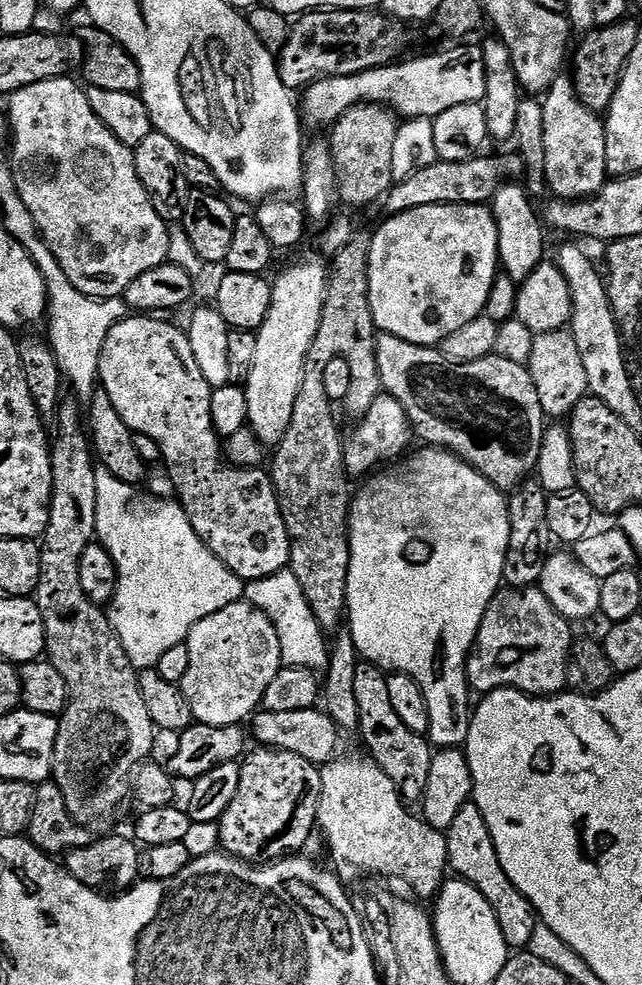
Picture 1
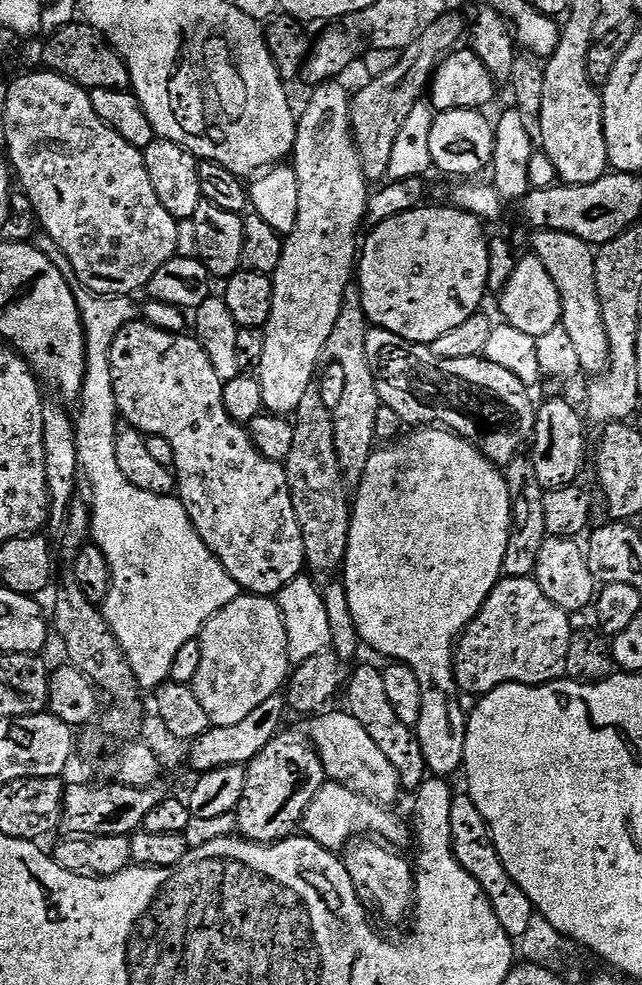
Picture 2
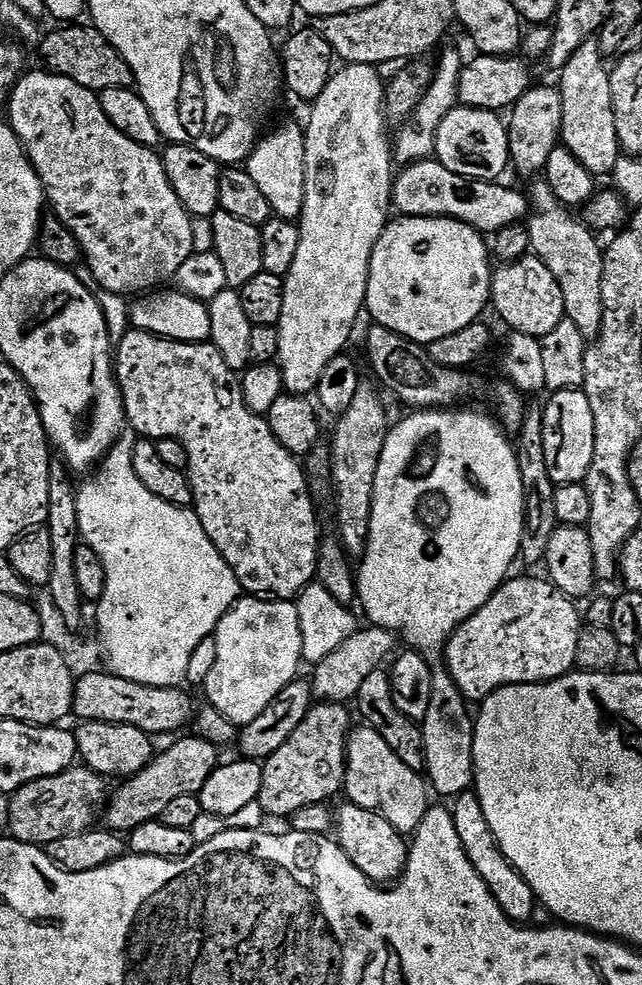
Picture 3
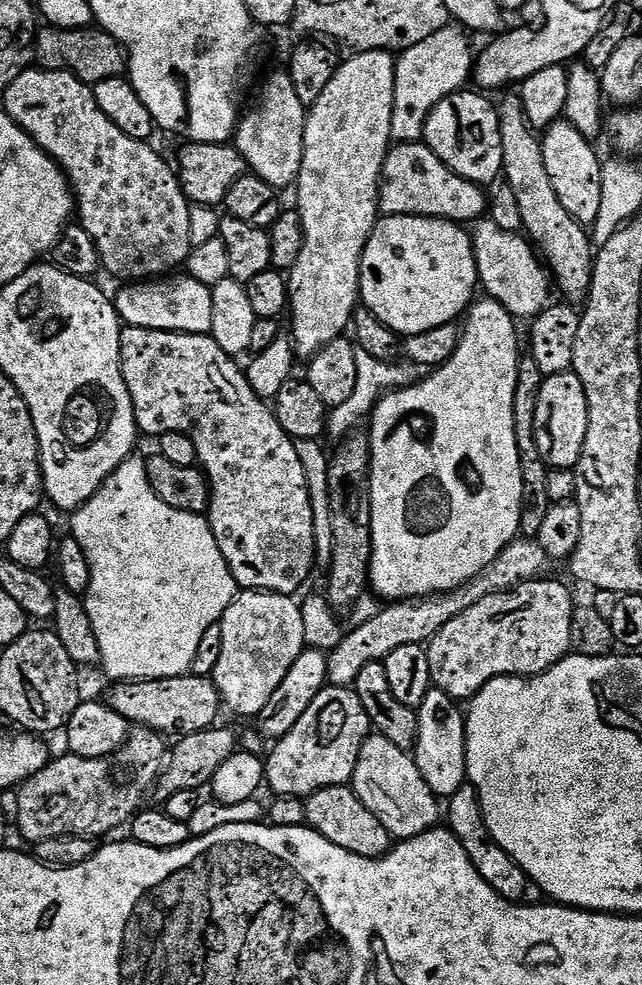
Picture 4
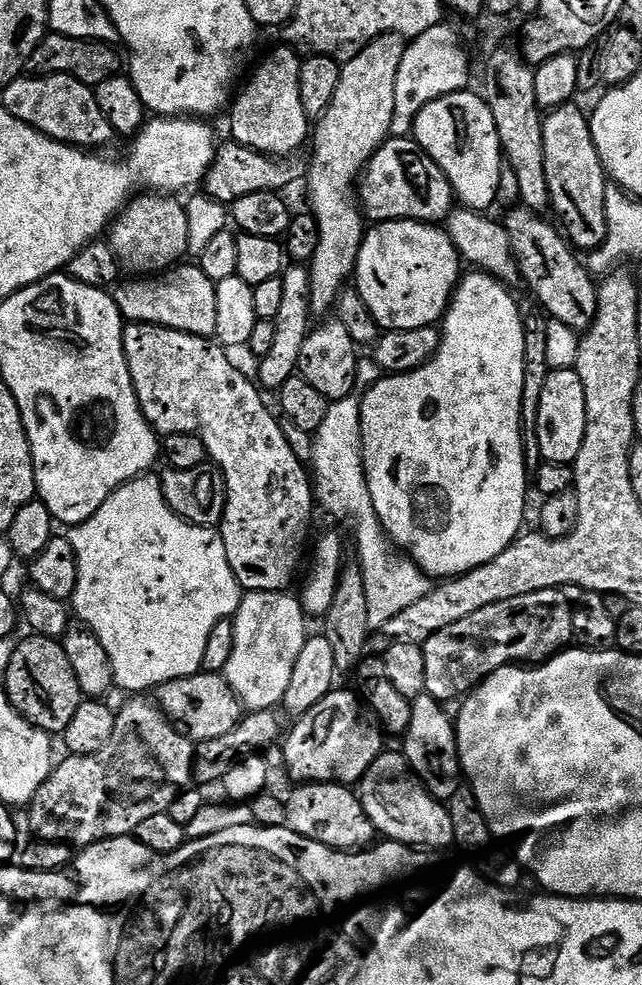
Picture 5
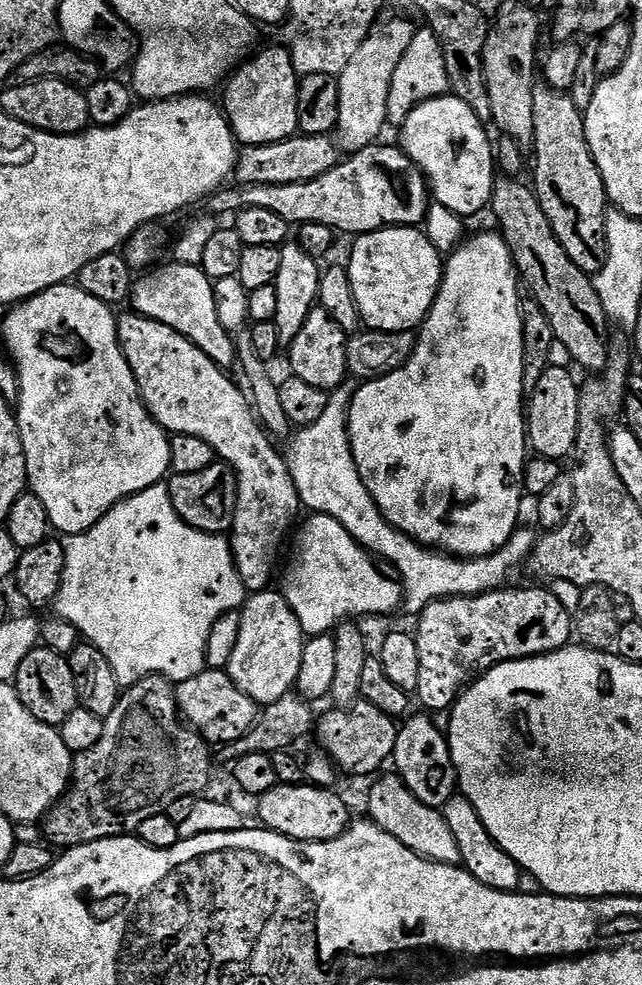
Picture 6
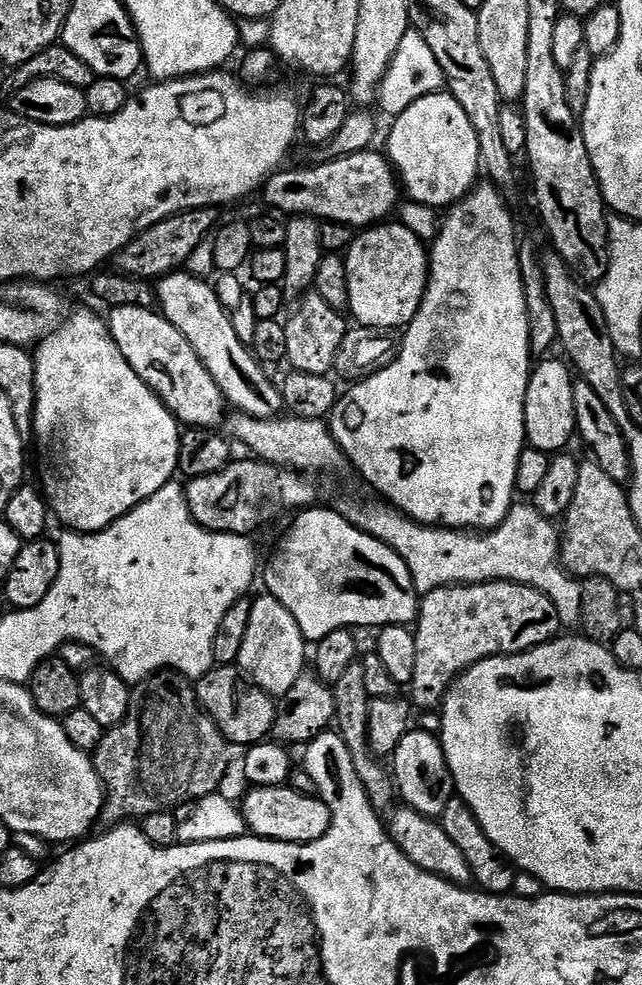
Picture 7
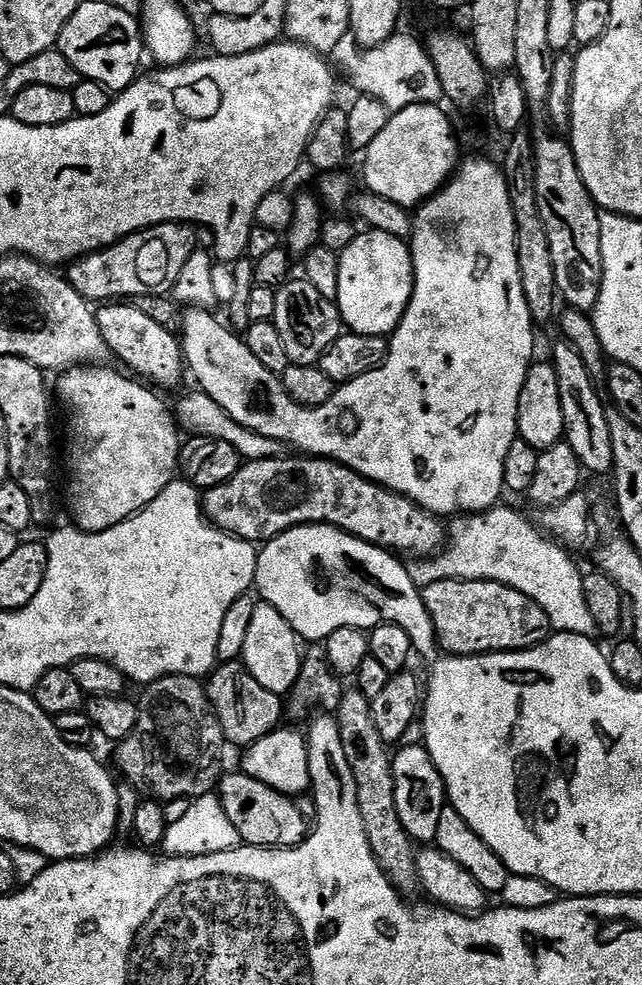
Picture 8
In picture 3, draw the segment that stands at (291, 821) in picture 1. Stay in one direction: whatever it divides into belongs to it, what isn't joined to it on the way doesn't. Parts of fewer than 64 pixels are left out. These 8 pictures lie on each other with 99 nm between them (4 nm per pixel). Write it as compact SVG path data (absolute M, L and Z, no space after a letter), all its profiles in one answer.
M316 702L311 705L308 709L309 712L305 711L303 715L299 717L299 723L296 728L290 734L288 738L282 743L282 746L278 747L278 750L274 750L274 754L272 756L267 757L263 761L262 764L262 782L260 786L260 798L258 801L259 807L264 807L266 811L269 812L272 816L284 816L284 818L291 817L292 813L297 812L298 810L302 810L308 804L324 804L328 802L328 799L331 798L332 795L337 791L338 793L341 791L343 782L344 782L344 754L346 751L346 739L348 737L348 733L350 731L350 723L348 724L348 712L343 703L340 702Z

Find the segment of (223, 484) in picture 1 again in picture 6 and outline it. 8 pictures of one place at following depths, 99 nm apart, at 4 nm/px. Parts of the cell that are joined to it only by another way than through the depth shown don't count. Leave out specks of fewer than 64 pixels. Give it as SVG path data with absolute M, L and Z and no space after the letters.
M135 314L121 315L114 327L120 339L119 348L124 351L126 362L140 387L140 398L148 407L148 413L161 428L169 434L181 432L194 434L202 442L210 442L217 457L229 464L236 472L236 509L230 529L232 557L236 560L236 569L240 581L249 593L263 592L269 587L272 575L276 572L276 559L280 556L280 543L288 536L296 515L302 512L298 490L294 478L288 469L288 462L283 451L280 452L272 436L254 415L253 405L245 389L235 384L210 357L201 345L187 340L183 334L174 331L157 320Z

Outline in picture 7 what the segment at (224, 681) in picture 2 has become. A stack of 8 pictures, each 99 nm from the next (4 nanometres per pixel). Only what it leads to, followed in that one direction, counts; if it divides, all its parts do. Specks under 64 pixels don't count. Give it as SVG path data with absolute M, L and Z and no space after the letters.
M262 594L252 600L250 626L246 626L246 639L242 641L238 664L253 684L272 693L273 697L281 698L286 695L306 672L304 647L306 641L302 630L282 602L269 594Z

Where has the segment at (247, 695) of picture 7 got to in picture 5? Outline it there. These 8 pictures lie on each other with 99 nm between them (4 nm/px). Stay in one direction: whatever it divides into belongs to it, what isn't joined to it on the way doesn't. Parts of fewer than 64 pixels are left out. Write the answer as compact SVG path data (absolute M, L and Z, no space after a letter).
M201 670L194 676L178 678L160 685L155 689L154 696L158 701L159 711L183 729L193 742L222 738L222 734L234 730L242 719L242 705L232 693L232 687L220 674Z

